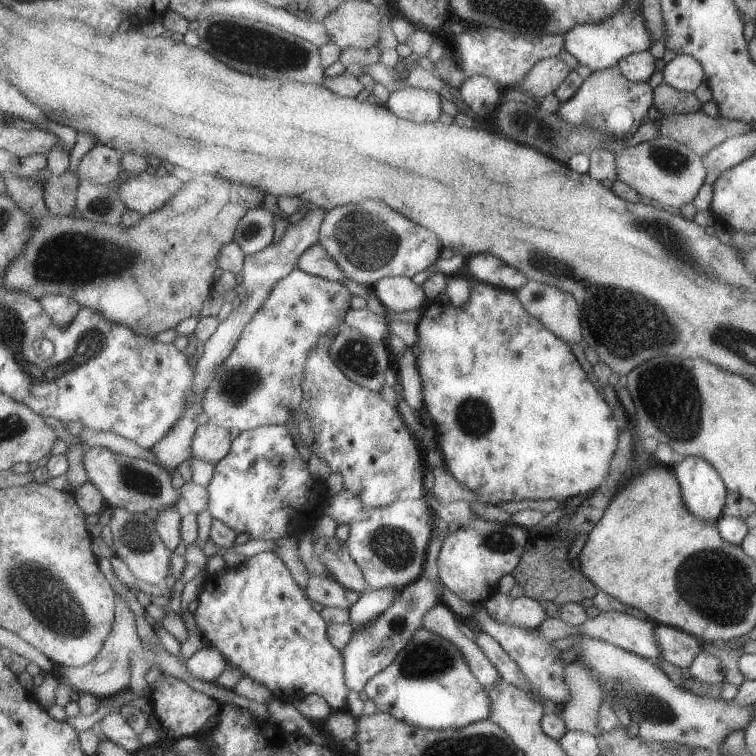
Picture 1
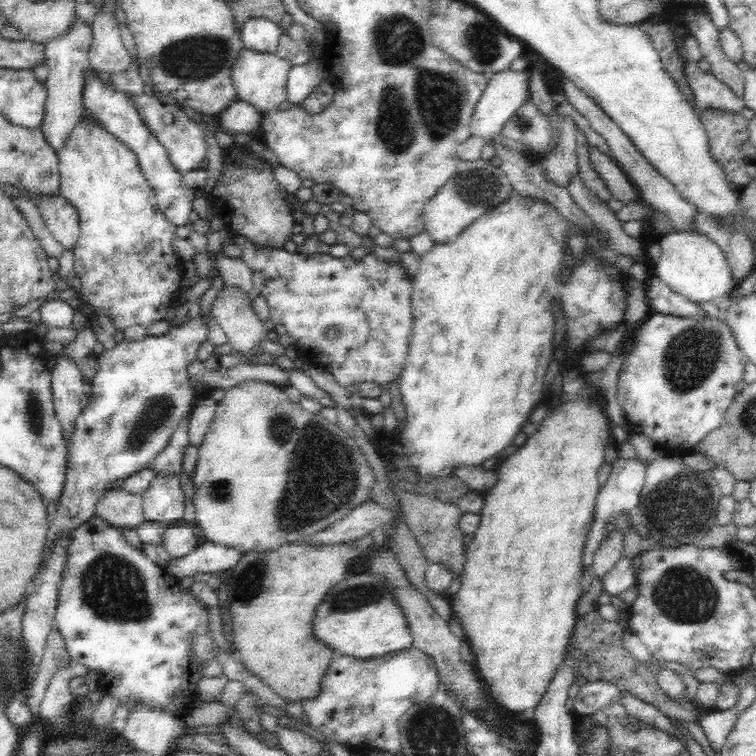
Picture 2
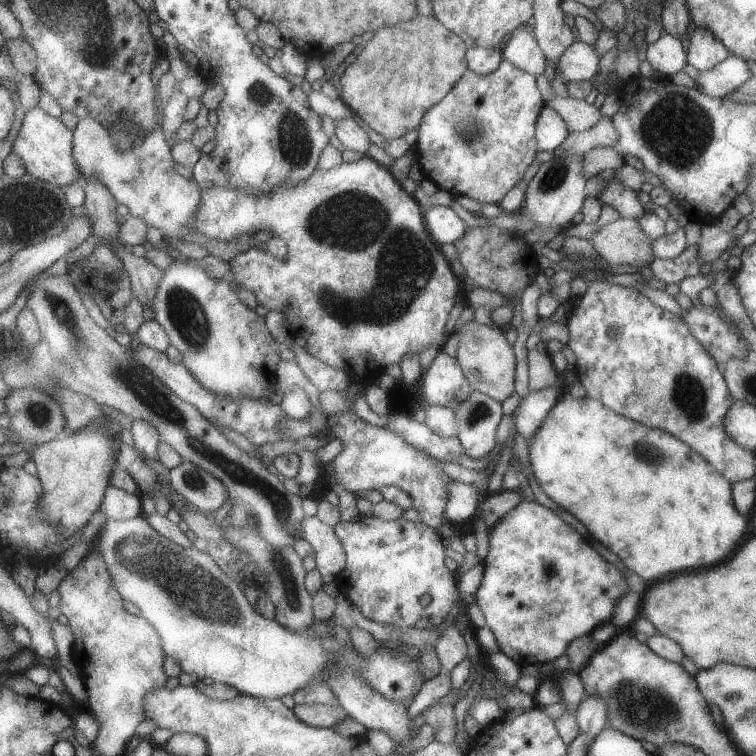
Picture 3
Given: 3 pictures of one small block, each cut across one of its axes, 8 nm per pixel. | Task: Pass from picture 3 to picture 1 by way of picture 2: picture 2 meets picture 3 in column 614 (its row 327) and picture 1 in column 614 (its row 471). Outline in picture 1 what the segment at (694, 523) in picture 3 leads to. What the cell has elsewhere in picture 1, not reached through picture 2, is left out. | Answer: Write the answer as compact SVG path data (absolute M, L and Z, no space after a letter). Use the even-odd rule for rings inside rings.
M473 279L470 284L470 298L462 308L456 308L448 300L429 301L421 307L420 320L416 325L418 340L413 346L418 374L422 378L424 410L430 414L435 430L436 446L439 448L446 469L464 488L478 496L478 502L498 506L512 500L558 500L576 501L598 490L610 472L610 464L618 444L618 424L612 409L604 399L601 388L593 386L586 371L576 360L567 342L550 332L541 320L532 316L519 301L515 291L492 286Z

